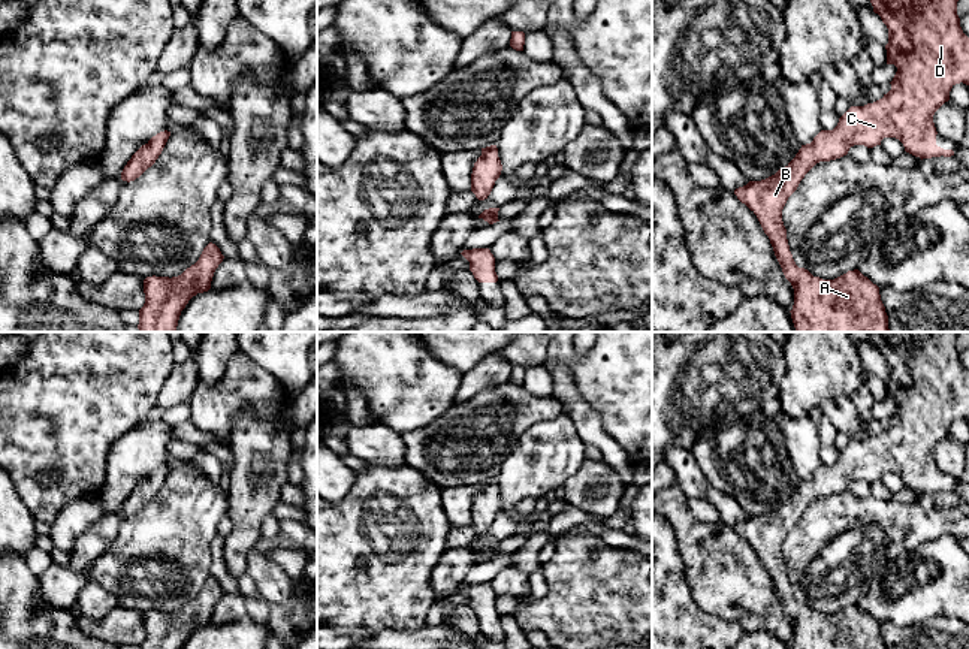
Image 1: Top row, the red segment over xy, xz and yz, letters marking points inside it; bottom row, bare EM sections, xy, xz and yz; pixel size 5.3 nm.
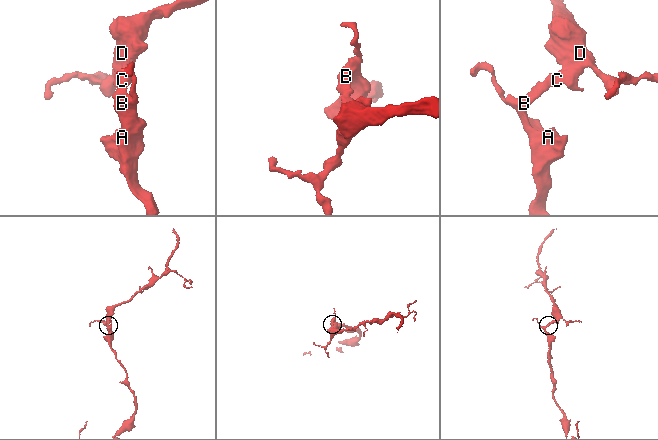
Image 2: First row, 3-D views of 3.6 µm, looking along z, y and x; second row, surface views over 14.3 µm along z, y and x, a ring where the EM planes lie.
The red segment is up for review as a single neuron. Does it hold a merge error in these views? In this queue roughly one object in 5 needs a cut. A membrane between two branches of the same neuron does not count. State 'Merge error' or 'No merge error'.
No merge error

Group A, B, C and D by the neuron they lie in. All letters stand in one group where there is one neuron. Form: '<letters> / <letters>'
A B C D

